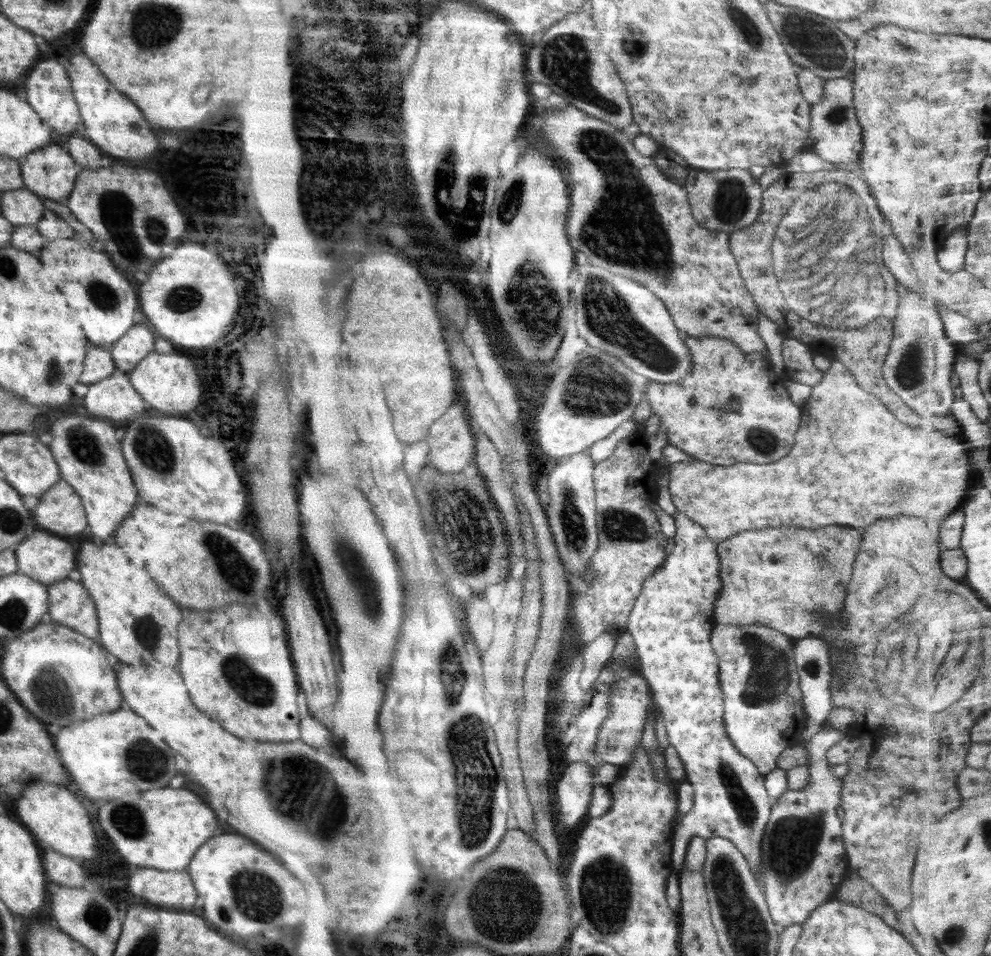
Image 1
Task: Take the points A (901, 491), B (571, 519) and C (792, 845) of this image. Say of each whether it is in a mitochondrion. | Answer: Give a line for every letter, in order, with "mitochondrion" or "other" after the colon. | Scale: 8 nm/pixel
A: mitochondrion
B: mitochondrion
C: mitochondrion

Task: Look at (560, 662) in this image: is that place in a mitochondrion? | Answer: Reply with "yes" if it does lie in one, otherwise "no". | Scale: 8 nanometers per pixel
no

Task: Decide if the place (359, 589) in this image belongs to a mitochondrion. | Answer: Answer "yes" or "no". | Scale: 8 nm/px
yes

